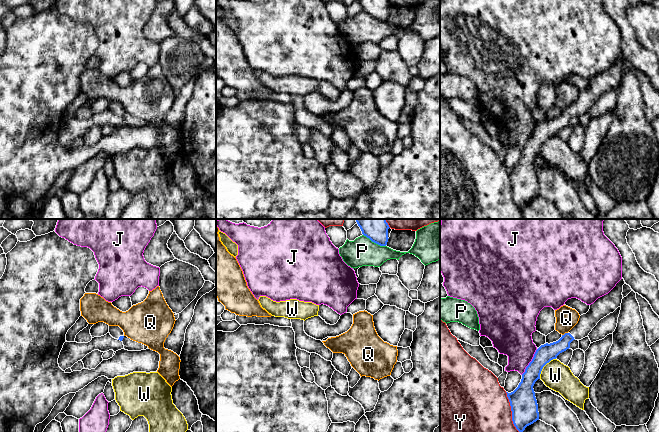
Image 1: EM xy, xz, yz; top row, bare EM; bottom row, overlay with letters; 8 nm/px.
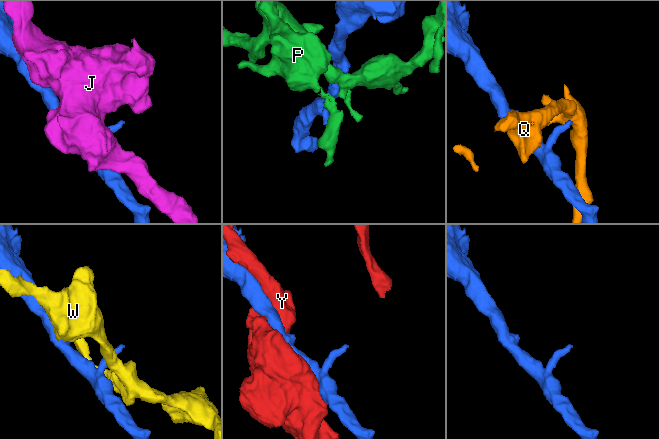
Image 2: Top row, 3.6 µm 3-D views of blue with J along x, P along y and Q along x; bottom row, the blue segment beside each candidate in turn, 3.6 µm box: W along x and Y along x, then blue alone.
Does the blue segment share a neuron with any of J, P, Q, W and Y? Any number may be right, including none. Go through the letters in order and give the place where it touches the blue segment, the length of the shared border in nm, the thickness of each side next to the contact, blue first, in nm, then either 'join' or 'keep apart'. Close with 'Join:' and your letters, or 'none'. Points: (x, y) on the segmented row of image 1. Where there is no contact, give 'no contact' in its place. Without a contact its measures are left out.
J: meets blue in yz at (530, 362); contact 240 nm long; 150 nm thick on the blue side, 300 nm on the other; keep apart
P: meets blue in xz at (374, 242); contact 200 nm long; 240 nm thick on the blue side, 220 nm on the other; keep apart
Q: meets blue in yz at (565, 333); contact 50 nm long; 150 nm thick on the blue side, 180 nm on the other; keep apart
W: meets blue in yz at (543, 366); contact 220 nm long; 150 nm thick on the blue side, 220 nm on the other; keep apart
Y: meets blue in yz at (512, 412); contact 340 nm long; 220 nm thick on the blue side, 420 nm on the other; keep apart
Join: none

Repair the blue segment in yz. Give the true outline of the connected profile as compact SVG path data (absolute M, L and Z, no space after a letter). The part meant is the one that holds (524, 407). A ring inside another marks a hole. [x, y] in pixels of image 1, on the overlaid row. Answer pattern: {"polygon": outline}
{"polygon": "M622 278L606 295L598 298L586 314L580 316L578 323L553 343L541 345L535 352L532 361L522 374L521 382L511 393L507 393L512 411L512 421L519 432L539 420L538 404L533 386L540 379L543 367L551 360L570 348L573 340L581 340L589 335L597 323L621 306L623 299Z"}

